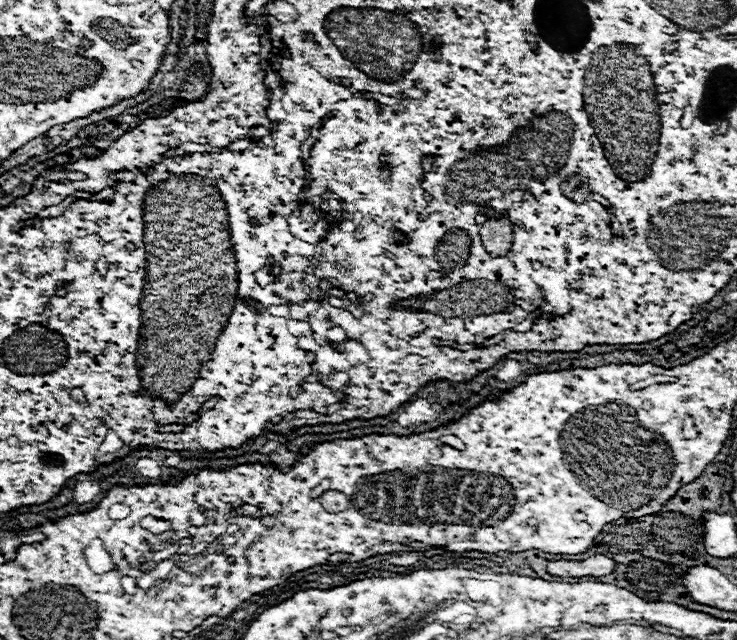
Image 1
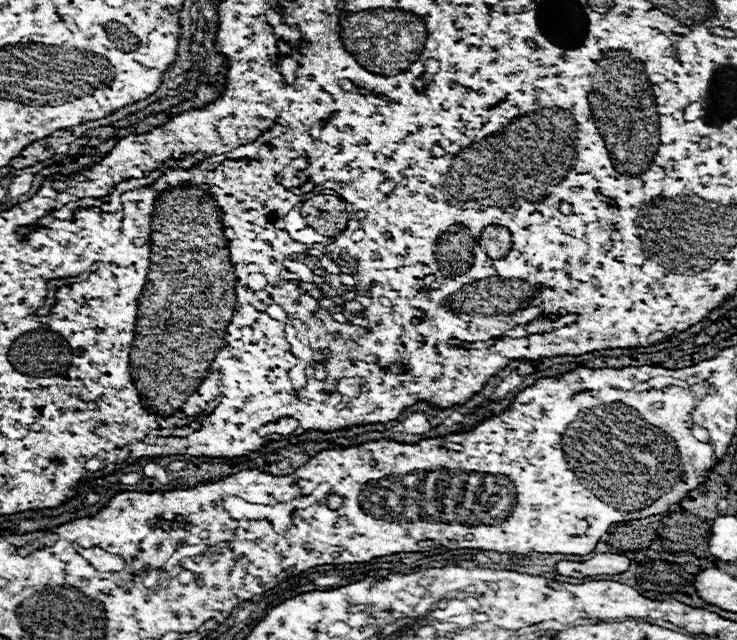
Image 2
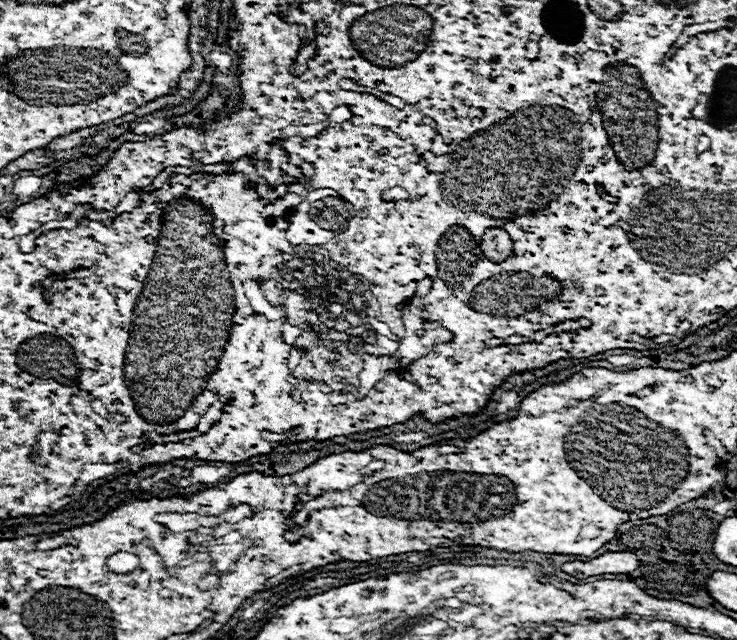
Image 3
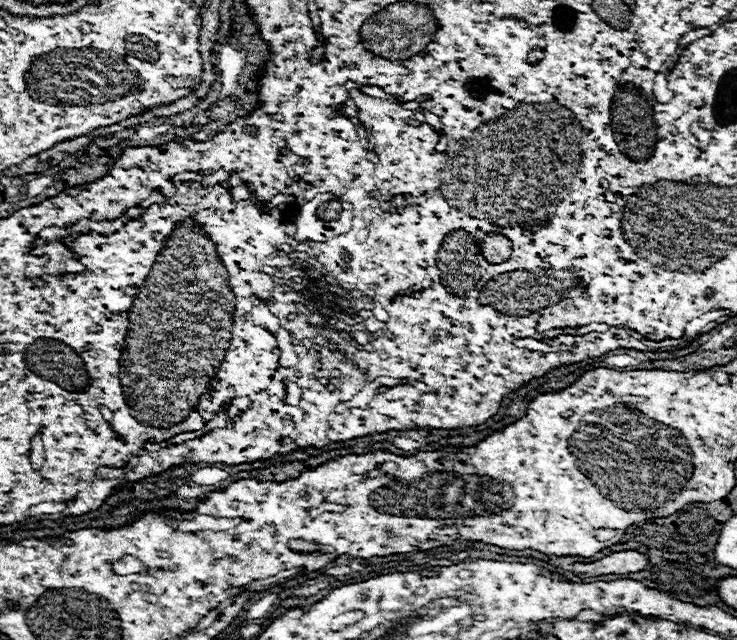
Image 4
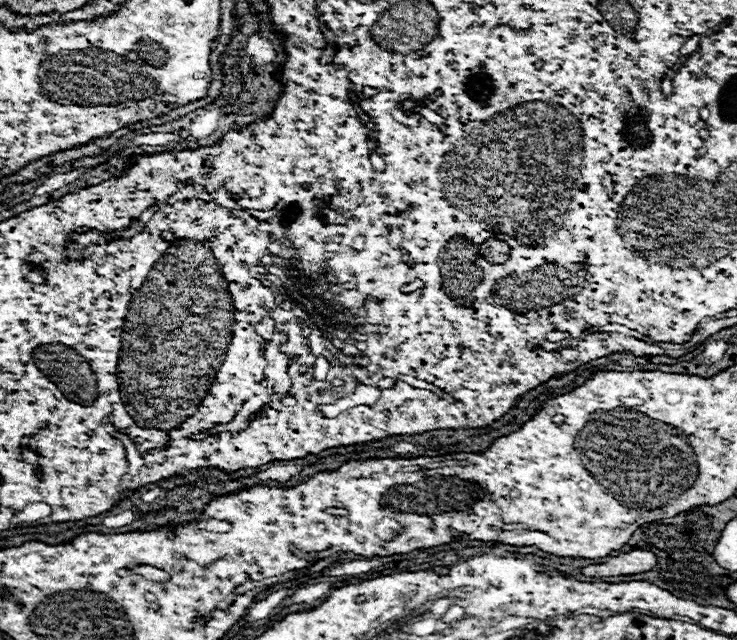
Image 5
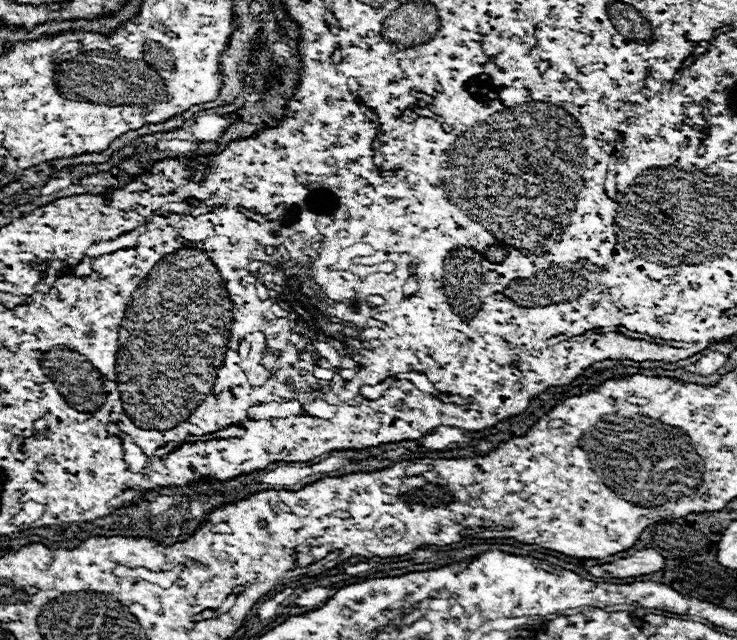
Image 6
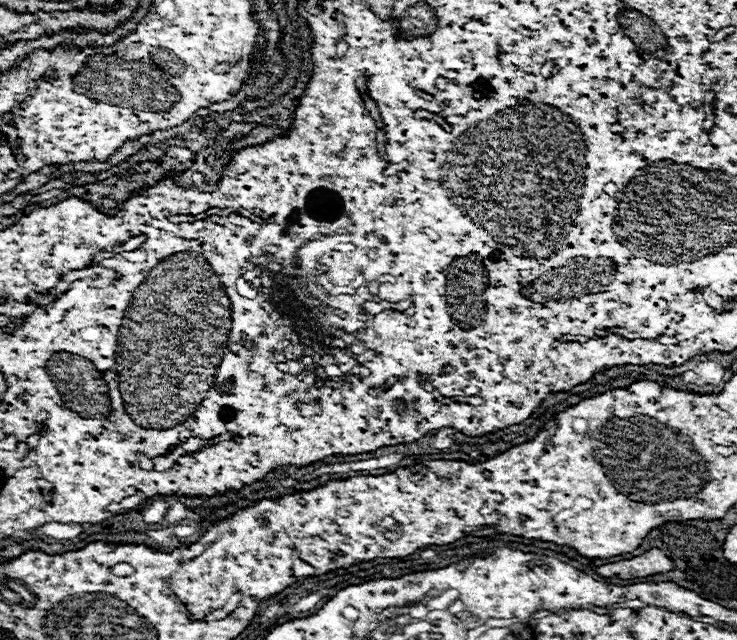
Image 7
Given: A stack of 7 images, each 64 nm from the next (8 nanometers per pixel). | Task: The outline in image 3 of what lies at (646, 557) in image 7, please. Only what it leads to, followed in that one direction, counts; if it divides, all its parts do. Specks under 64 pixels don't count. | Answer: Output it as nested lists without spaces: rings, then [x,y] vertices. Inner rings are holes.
[[[606,552],[588,562],[566,562],[562,564],[562,572],[574,578],[588,578],[598,574],[628,574],[636,570],[640,560],[632,552]]]

